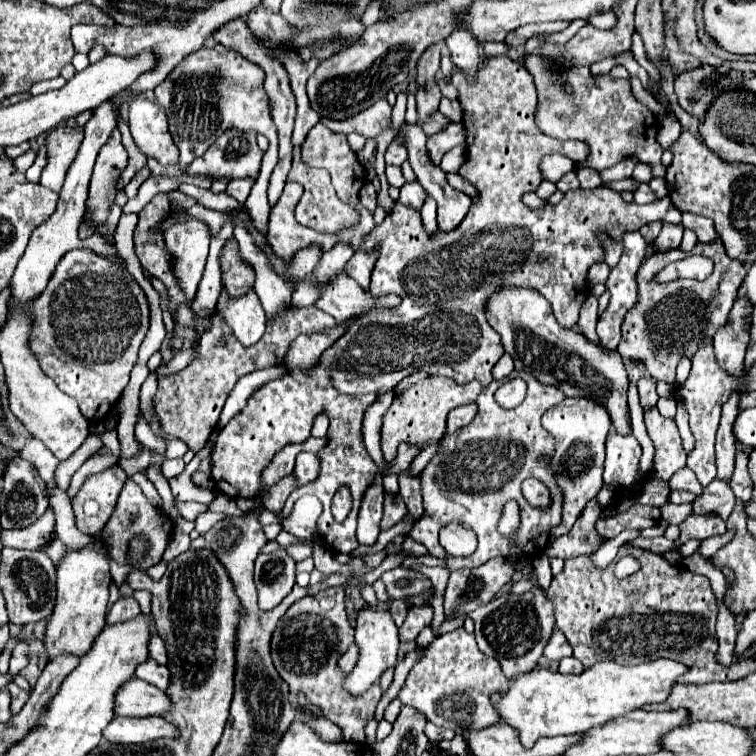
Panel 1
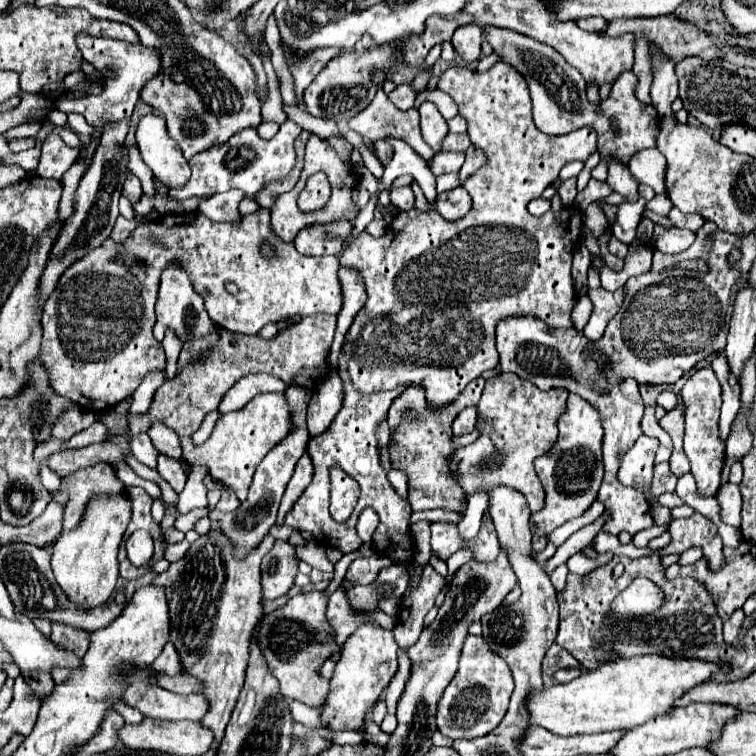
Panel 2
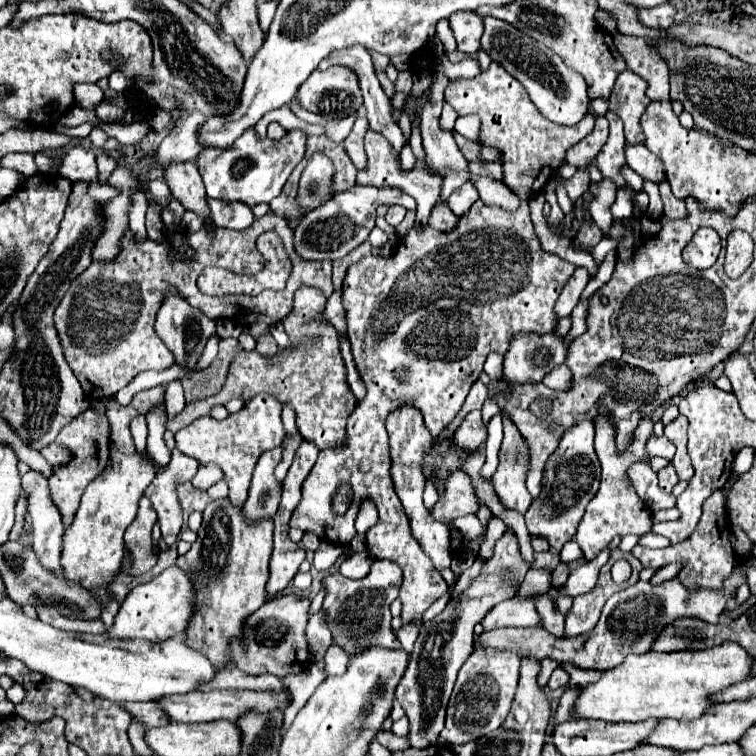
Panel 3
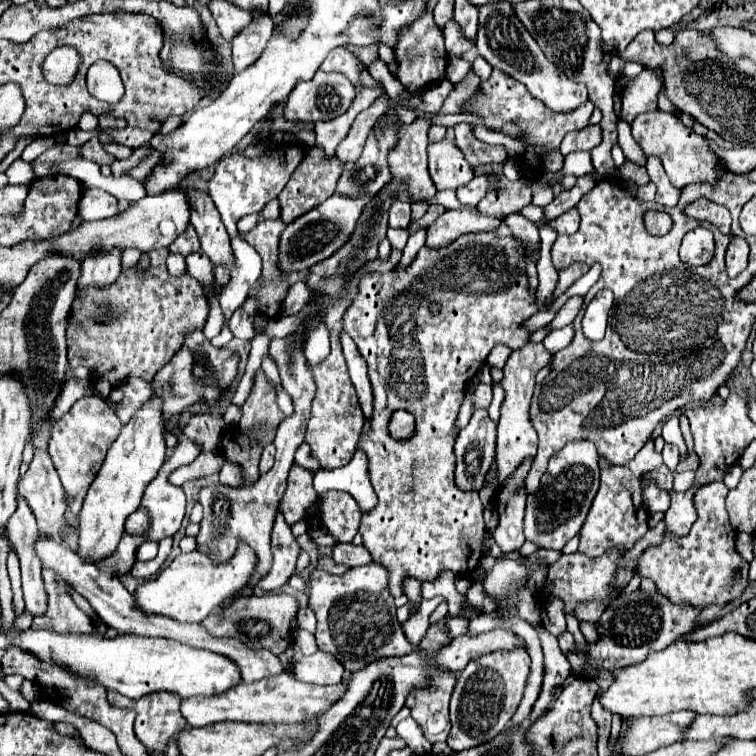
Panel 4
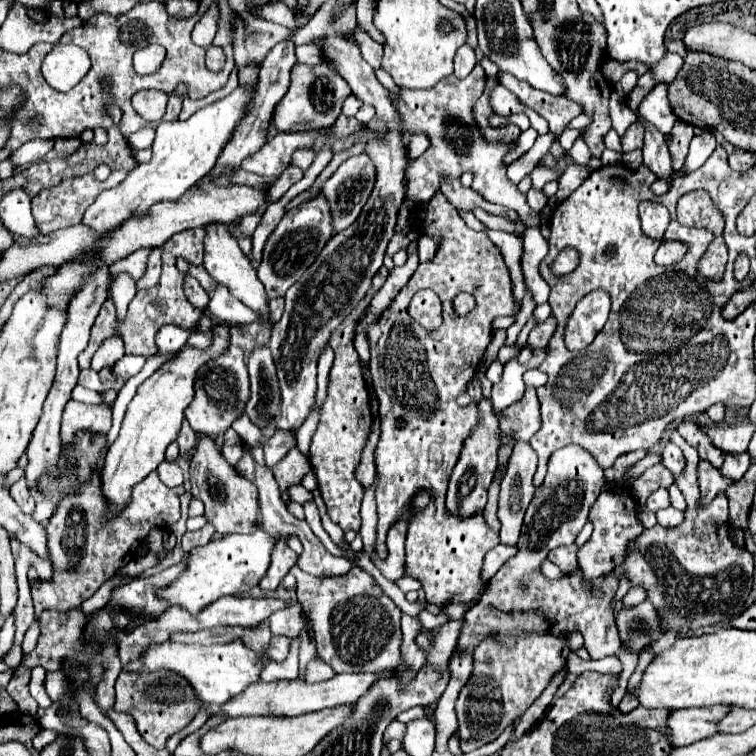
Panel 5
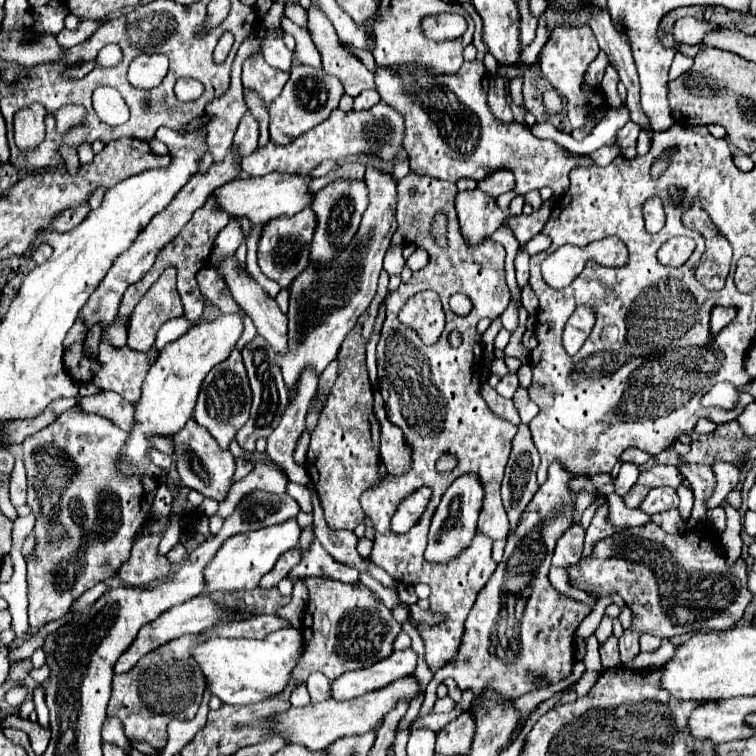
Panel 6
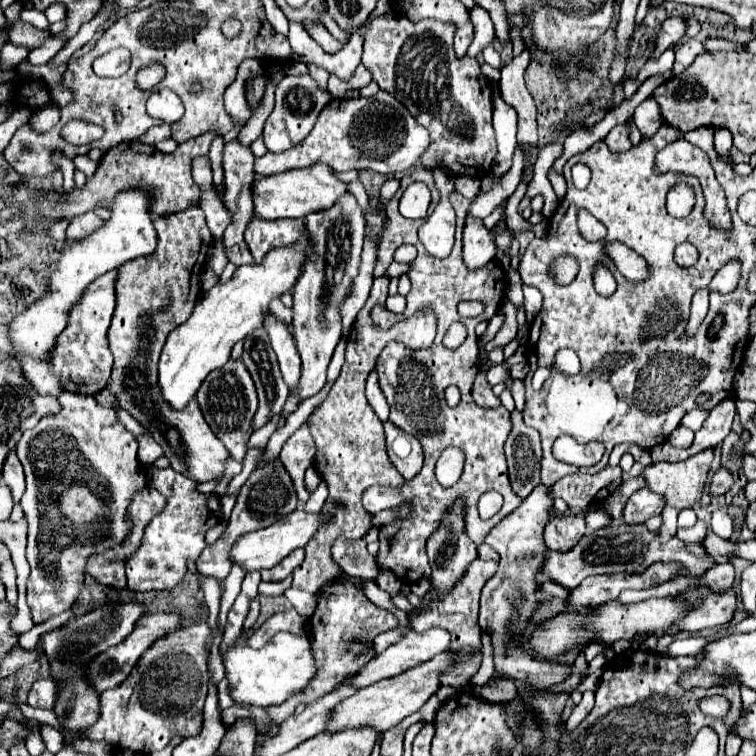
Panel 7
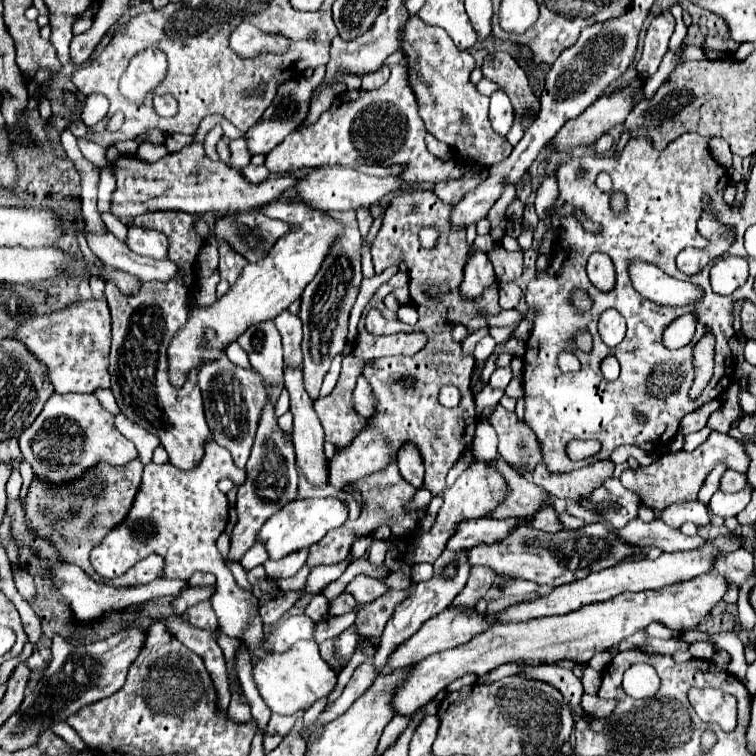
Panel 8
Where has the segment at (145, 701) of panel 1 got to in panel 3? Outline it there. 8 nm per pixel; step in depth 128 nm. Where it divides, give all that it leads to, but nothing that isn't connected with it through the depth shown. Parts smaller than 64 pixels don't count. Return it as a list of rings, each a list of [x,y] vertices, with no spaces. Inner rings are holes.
[[[208,690],[208,692],[186,692],[174,696],[162,696],[156,700],[158,708],[172,722],[214,722],[214,720],[230,720],[236,722],[238,714],[246,710],[272,712],[274,708],[286,708],[286,696],[276,692],[252,692],[252,690]]]

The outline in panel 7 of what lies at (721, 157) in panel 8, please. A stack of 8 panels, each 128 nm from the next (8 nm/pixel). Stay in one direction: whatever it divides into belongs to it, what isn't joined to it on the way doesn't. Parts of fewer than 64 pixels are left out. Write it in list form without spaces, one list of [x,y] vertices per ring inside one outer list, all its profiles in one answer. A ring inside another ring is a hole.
[[[713,127],[714,129],[714,146],[722,156],[726,156],[732,147],[732,134],[724,127]]]

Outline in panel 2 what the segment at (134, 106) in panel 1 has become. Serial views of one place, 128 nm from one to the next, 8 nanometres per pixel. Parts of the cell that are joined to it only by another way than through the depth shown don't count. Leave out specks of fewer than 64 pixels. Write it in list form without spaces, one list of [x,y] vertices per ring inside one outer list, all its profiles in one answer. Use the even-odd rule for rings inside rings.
[[[156,114],[142,116],[136,126],[136,144],[142,160],[162,184],[168,188],[182,188],[186,184],[190,168],[180,146],[168,136],[164,118]]]

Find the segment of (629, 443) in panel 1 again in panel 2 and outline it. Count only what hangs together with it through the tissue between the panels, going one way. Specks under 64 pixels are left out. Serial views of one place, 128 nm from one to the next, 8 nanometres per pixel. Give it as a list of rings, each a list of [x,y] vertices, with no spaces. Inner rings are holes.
[[[640,436],[636,444],[620,456],[618,480],[626,487],[633,487],[646,494],[650,490],[653,476],[654,459],[658,450],[658,440]]]

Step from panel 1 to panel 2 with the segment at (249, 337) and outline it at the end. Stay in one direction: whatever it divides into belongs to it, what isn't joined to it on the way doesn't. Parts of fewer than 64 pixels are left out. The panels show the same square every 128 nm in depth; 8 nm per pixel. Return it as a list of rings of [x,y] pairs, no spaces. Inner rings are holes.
[[[258,208],[254,214],[242,216],[240,222],[212,222],[202,212],[192,214],[166,214],[152,224],[146,226],[148,236],[160,240],[160,244],[166,240],[166,248],[170,250],[170,258],[182,258],[186,262],[186,270],[190,270],[190,278],[194,278],[194,286],[198,286],[198,294],[202,294],[206,310],[212,318],[212,322],[228,332],[244,334],[244,336],[256,336],[268,322],[280,322],[288,320],[294,314],[332,314],[338,316],[342,310],[342,286],[338,280],[340,262],[338,256],[304,256],[300,254],[294,244],[282,244],[274,238],[270,230],[270,212],[266,208]],[[262,242],[268,242],[274,248],[274,256],[266,258],[260,252]],[[234,282],[242,284],[238,294],[226,292],[224,284]]]

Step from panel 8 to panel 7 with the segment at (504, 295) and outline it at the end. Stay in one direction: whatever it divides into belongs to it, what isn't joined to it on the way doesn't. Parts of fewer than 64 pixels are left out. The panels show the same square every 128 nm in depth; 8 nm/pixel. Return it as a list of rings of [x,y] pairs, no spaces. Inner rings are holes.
[[[500,308],[499,313],[497,313],[489,322],[486,328],[486,331],[484,334],[479,337],[479,345],[484,346],[486,345],[490,340],[494,338],[496,333],[500,330],[501,326],[504,322],[504,315],[503,311]]]

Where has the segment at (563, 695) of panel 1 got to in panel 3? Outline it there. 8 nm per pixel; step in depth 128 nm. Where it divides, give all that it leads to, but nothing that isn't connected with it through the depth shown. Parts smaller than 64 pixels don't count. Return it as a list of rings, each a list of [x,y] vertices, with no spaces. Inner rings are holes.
[[[724,642],[722,646],[714,646],[708,650],[682,650],[682,652],[646,652],[646,654],[630,654],[622,664],[612,670],[602,672],[602,678],[594,684],[586,684],[580,688],[580,694],[574,702],[572,716],[580,720],[604,720],[604,722],[642,722],[648,718],[676,718],[690,720],[698,718],[706,706],[712,706],[708,700],[710,694],[724,690],[734,682],[742,682],[752,678],[750,674],[752,658],[734,642]]]

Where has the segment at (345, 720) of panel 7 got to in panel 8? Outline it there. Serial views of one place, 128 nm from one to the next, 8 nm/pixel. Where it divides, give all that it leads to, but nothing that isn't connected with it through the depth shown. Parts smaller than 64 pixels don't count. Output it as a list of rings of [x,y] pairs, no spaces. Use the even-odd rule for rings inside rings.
[[[708,572],[682,584],[664,586],[660,590],[646,590],[640,594],[620,594],[606,602],[596,602],[594,606],[584,606],[572,614],[532,618],[526,622],[494,624],[486,632],[474,636],[468,644],[444,650],[442,654],[432,654],[430,658],[418,662],[404,680],[394,688],[394,714],[410,716],[418,708],[426,706],[440,690],[444,690],[452,680],[464,674],[484,676],[500,664],[508,662],[532,662],[532,664],[554,664],[558,660],[588,662],[594,654],[618,646],[622,640],[638,630],[644,630],[652,622],[660,622],[672,630],[694,628],[698,622],[710,614],[710,610],[722,600],[728,588],[728,580],[718,572]]]

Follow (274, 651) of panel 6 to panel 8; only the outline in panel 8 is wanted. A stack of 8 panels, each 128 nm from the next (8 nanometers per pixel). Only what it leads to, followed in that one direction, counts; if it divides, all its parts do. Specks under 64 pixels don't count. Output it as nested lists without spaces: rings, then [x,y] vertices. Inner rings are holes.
[[[300,640],[280,654],[266,654],[252,668],[252,676],[264,704],[278,714],[294,714],[298,710],[308,710],[318,698],[328,696],[338,680],[334,670],[330,670],[330,666],[326,666],[326,662],[320,658],[318,644],[314,640]]]

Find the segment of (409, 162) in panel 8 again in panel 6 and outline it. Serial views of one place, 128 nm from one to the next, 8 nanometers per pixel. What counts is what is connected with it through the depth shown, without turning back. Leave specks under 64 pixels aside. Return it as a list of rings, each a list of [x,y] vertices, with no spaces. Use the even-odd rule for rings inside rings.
[[[384,102],[376,104],[374,108],[370,110],[364,110],[364,112],[342,112],[342,110],[334,110],[330,114],[328,120],[324,120],[322,124],[318,124],[316,128],[300,134],[298,138],[294,138],[294,142],[290,144],[274,144],[274,142],[268,142],[266,146],[258,146],[258,150],[246,158],[242,158],[242,172],[246,172],[248,176],[256,178],[256,176],[266,176],[266,174],[272,174],[272,172],[288,172],[288,174],[308,174],[314,166],[318,166],[322,160],[326,158],[332,158],[332,160],[344,160],[344,158],[352,158],[352,156],[358,156],[360,152],[364,154],[378,154],[380,158],[384,160],[392,160],[396,158],[396,152],[398,148],[402,148],[402,118],[398,118],[398,112],[390,106],[386,106]]]

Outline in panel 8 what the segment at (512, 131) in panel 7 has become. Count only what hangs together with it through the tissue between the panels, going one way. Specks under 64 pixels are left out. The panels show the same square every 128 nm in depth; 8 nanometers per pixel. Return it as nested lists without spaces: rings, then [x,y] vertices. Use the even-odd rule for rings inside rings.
[[[496,90],[490,96],[490,124],[492,124],[494,132],[502,138],[506,138],[506,134],[510,132],[510,128],[514,124],[512,102],[510,102],[508,94],[502,90]]]

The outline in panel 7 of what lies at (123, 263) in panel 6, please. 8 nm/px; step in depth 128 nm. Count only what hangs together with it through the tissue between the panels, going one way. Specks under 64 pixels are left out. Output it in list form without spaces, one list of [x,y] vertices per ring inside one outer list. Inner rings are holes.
[[[118,270],[106,272],[98,282],[90,284],[90,290],[82,296],[80,304],[70,312],[70,322],[66,330],[58,338],[58,346],[54,348],[54,372],[62,378],[62,388],[76,394],[96,394],[106,388],[112,370],[112,354],[106,346],[106,330],[112,320],[112,312],[116,306],[116,286]]]

